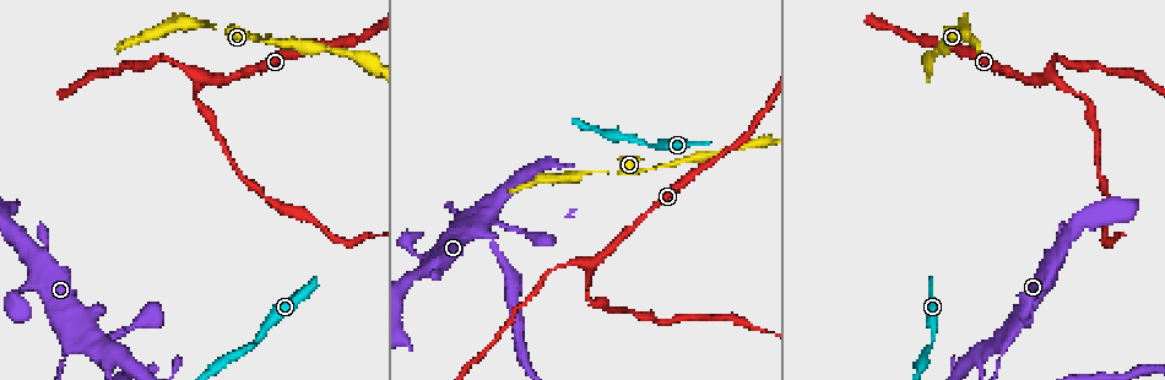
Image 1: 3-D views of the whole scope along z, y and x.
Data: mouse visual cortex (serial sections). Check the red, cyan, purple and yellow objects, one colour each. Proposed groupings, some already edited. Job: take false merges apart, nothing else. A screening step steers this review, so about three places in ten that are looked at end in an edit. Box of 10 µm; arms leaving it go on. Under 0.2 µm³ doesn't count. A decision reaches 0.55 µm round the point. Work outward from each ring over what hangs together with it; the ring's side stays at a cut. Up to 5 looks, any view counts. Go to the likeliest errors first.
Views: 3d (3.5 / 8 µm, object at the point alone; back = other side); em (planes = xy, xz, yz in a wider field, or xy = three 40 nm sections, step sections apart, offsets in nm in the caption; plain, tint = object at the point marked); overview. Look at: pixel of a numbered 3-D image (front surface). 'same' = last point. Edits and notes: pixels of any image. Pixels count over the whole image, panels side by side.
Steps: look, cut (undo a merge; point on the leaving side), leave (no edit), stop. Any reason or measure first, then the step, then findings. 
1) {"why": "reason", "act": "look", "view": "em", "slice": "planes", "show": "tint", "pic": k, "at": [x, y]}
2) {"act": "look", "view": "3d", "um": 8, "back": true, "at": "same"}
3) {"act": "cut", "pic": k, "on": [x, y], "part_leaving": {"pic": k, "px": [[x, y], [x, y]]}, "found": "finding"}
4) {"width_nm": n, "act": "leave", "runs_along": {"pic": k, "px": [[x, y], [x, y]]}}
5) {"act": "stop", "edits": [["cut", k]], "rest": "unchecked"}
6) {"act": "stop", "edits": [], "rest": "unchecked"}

{"why": "narrows sharply", "act": "look", "view": "3d", "um": 3.5, "pic": 1, "at": [254, 345]}

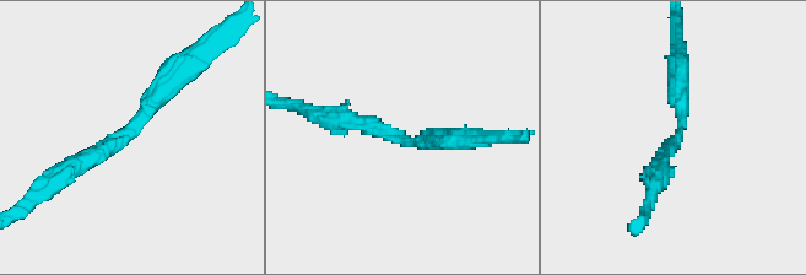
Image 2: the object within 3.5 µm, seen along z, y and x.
{"why": "need the tissue", "act": "look", "view": "em", "slice": "xy", "step": 2, "show": "tint", "pic": 2, "at": [126, 136]}

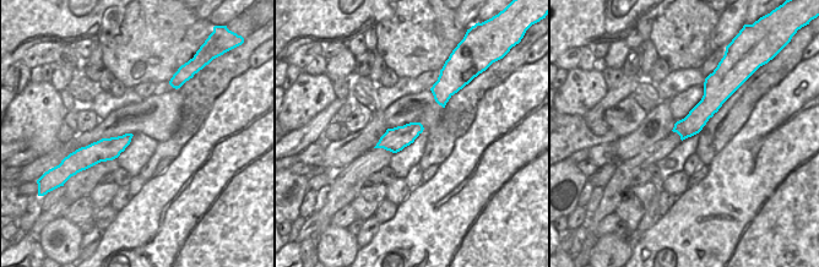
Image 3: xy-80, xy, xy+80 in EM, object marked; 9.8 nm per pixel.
{"width_nm": 240, "act": "leave", "runs_along": {"pic": 2, "px": [[184, 71], [124, 139], [60, 177]]}, "found": "all the same cell"}

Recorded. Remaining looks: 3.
{"why": "two arms in line, one across", "act": "look", "view": "3d", "um": 3.5, "pic": 1, "at": [476, 224]}

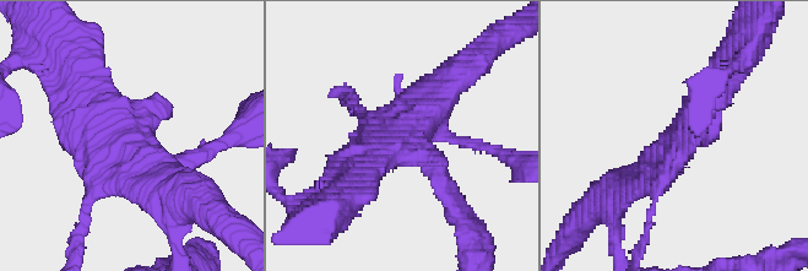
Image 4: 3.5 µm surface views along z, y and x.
{"act": "look", "view": "em", "slice": "xy", "step": 3, "show": "tint", "pic": 4, "at": [402, 139]}

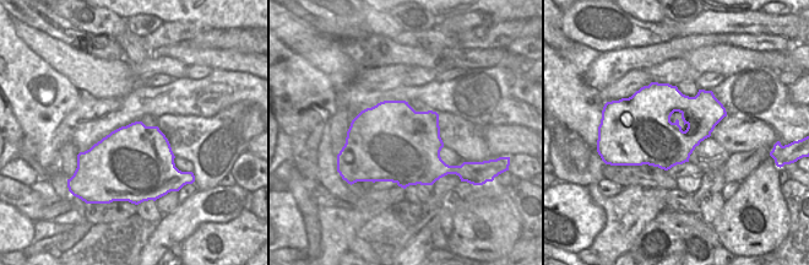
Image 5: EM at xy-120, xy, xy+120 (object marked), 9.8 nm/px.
{"act": "look", "view": "em", "slice": "xy", "step": 5, "show": "tint", "at": "same"}

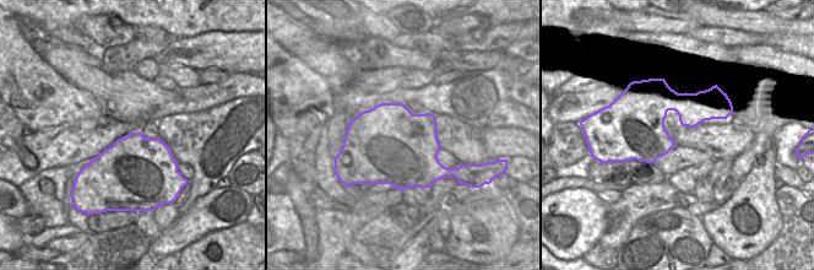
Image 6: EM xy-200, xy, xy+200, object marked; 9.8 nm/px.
{"act": "leave", "runs_along": {"pic": 4, "px": [[717, 82], [655, 169], [623, 180]]}, "found": "one cell here"}

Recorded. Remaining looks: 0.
{"act": "stop", "edits": [], "rest": "unchecked"}

